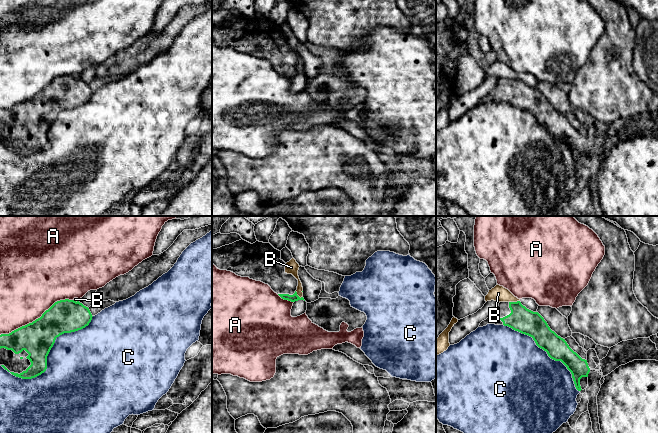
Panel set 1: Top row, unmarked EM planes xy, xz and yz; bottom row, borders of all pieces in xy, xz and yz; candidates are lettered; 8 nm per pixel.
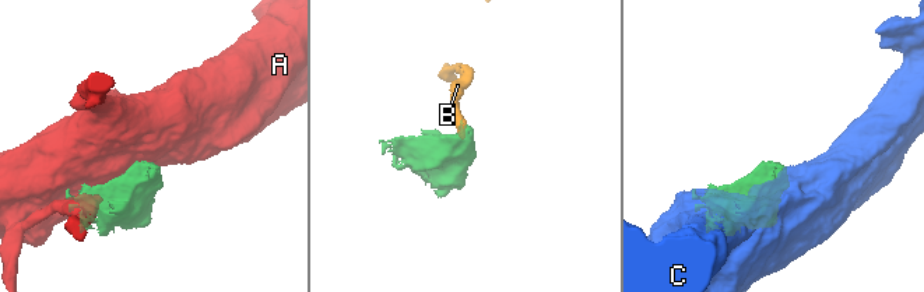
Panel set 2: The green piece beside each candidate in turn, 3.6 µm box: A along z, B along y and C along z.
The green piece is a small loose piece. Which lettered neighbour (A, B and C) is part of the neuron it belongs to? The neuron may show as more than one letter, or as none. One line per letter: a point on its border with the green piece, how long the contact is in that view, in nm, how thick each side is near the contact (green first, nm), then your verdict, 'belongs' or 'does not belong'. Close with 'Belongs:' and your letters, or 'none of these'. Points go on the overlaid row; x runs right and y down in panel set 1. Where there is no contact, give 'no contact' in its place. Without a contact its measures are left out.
A: meets green in xy at (36, 319); contact 650 nm long; 280 nm thick on the green side, 440 nm on the other; does not belong
B: meets green in yz at (514, 302); contact 90 nm long; 200 nm thick on the green side, 120 nm on the other; does not belong
C: meets green in xy at (46, 357); contact 850 nm long; 280 nm thick on the green side, 480 nm on the other; does not belong
Belongs: none of these

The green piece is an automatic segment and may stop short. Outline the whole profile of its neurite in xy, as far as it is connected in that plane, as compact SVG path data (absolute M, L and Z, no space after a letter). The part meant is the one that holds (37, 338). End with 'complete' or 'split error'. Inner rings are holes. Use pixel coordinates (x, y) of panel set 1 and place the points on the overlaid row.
M79 301L55 302L32 323L0 335L0 365L22 379L41 375L56 338L85 328L92 317L89 308Z; split error

